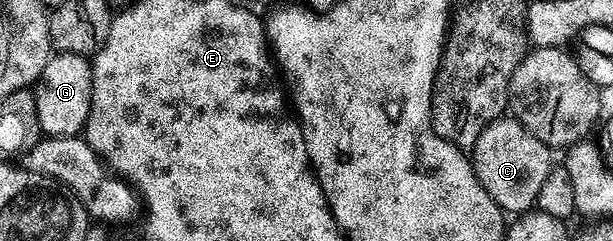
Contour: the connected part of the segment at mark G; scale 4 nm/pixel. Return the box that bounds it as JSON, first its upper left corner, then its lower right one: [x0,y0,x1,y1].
[32,52,92,137]

